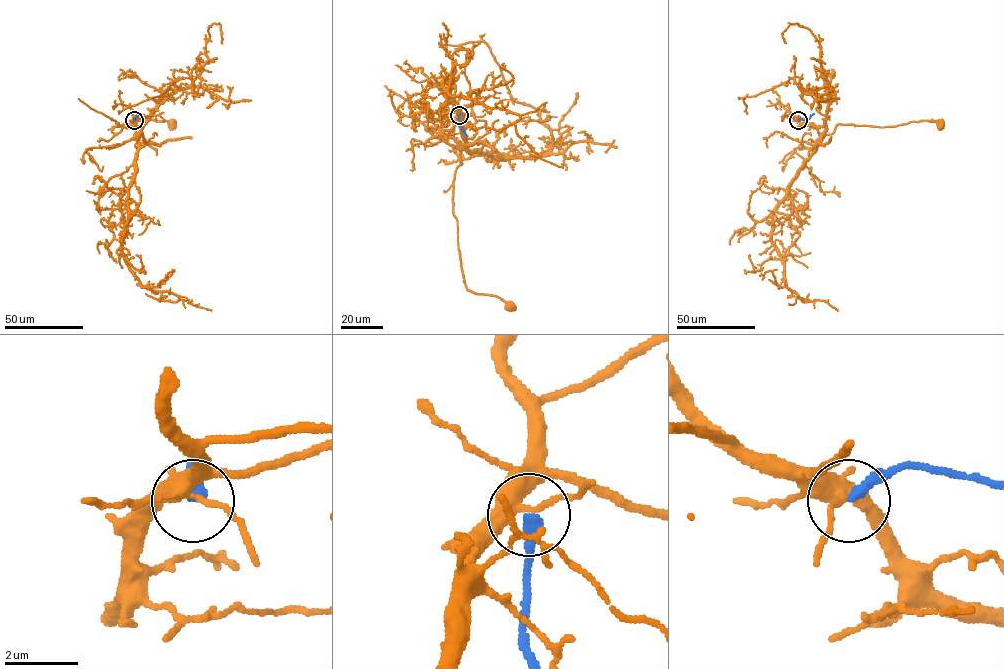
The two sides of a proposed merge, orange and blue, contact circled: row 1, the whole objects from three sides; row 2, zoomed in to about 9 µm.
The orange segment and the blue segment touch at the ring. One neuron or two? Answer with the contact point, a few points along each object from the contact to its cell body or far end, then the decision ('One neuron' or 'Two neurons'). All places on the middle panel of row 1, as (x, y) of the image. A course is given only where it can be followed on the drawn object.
Place: (459, 115). Course of orange: (459, 115), (453, 138), (468, 151), (459, 153), (453, 214), (465, 285), (510, 306). Course of blue: (459, 115), (459, 122), (467, 136). Two neurons

